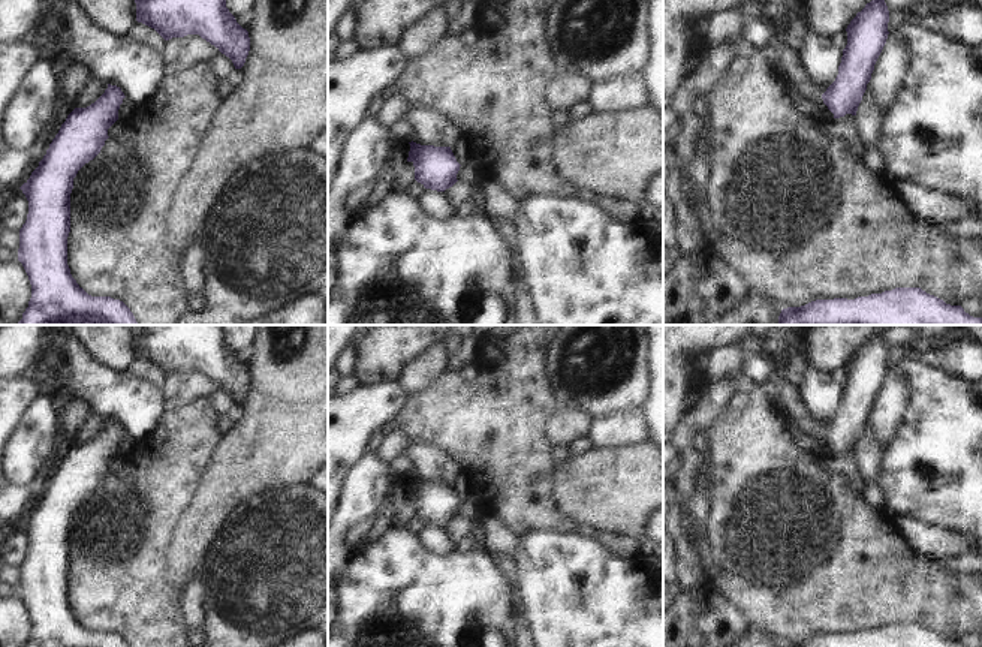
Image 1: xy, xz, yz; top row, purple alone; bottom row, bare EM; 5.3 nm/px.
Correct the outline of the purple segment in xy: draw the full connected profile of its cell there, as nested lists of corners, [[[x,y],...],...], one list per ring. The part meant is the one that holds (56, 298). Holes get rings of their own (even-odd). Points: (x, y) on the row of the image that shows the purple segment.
[[[108,84],[94,103],[75,108],[61,124],[39,166],[19,187],[28,201],[28,214],[19,229],[18,261],[28,276],[31,298],[18,325],[139,325],[123,301],[88,295],[72,277],[67,265],[73,178],[100,153],[109,138],[108,129],[118,120],[124,97],[120,87]]]

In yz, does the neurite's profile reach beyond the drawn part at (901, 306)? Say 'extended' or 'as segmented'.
as segmented

